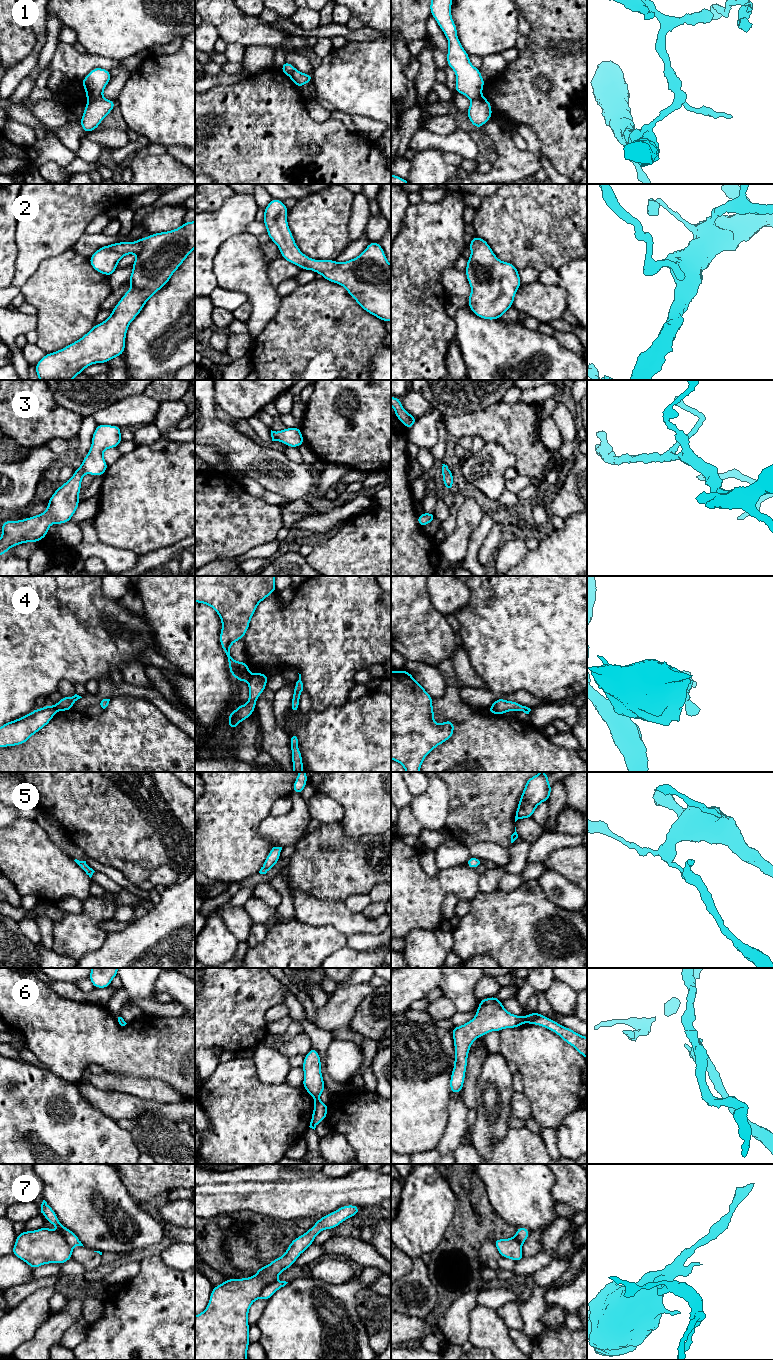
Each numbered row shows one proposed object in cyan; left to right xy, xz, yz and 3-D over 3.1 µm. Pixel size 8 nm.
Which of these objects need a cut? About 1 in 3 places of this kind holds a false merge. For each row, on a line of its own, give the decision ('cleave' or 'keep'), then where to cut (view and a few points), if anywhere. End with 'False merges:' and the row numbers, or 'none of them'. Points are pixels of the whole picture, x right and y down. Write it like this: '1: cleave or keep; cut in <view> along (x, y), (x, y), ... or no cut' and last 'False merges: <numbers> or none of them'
1: cleave; cut in xy along (101, 95), (87, 102)
2: keep; no cut
3: keep; no cut
4: cleave; cut in xz along (251, 675), (246, 680)
5: keep; no cut
6: cleave; cut in yz along (521, 1017), (524, 1022)
7: keep; no cut
False merges: 1, 4, 6

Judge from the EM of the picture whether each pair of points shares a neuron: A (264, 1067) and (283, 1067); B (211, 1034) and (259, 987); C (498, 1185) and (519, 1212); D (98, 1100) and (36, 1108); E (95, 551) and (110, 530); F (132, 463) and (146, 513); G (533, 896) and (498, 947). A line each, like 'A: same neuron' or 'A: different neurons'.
A: same neuron
B: same neuron
C: same neuron
D: different neurons
E: different neurons
F: same neuron
G: same neuron

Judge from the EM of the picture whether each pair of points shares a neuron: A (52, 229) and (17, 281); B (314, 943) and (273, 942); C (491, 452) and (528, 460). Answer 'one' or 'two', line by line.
A: one
B: one
C: two

